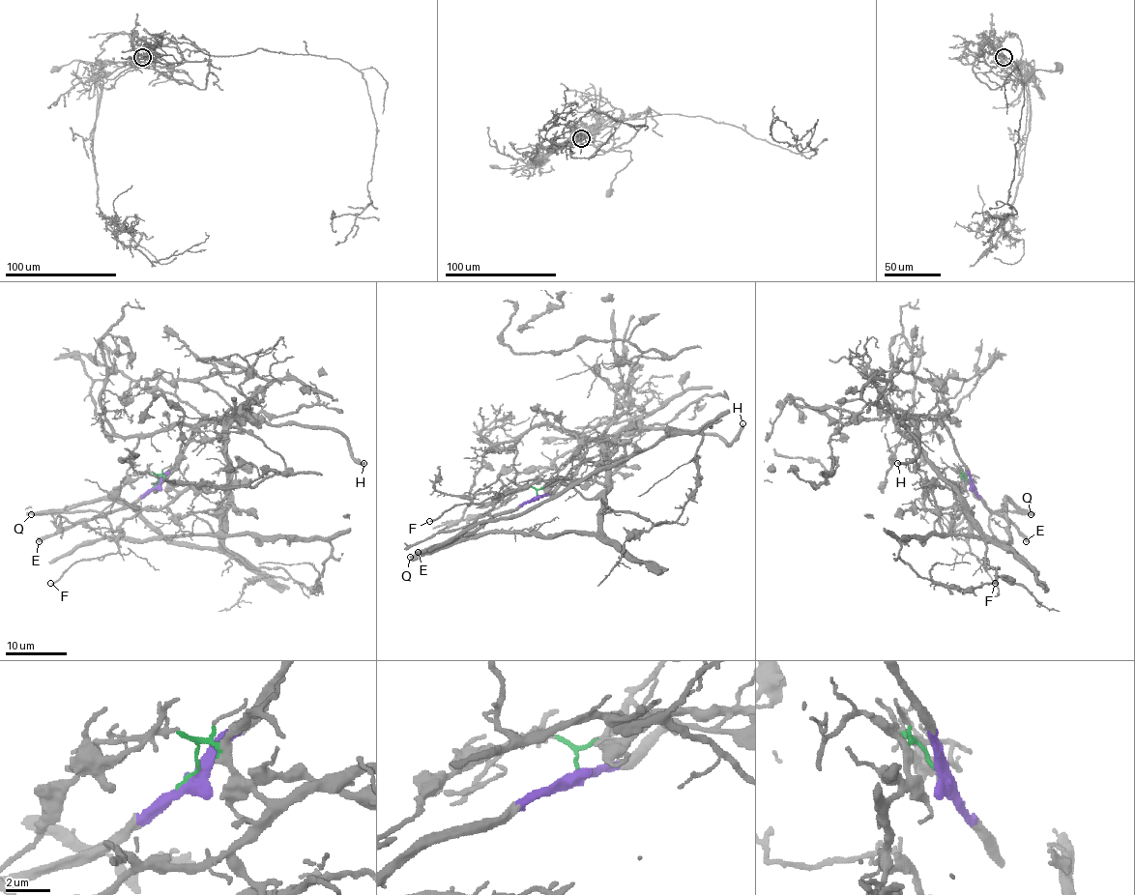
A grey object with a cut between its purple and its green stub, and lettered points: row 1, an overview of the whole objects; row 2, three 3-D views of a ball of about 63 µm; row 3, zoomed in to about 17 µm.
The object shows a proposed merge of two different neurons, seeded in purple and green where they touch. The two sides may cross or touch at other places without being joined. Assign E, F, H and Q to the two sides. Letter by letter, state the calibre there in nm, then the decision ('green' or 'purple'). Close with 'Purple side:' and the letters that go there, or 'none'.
E: 500 nm | purple
F: 190 nm | green
H: 340 nm | purple
Q: 360 nm | green
Purple side: E, H

